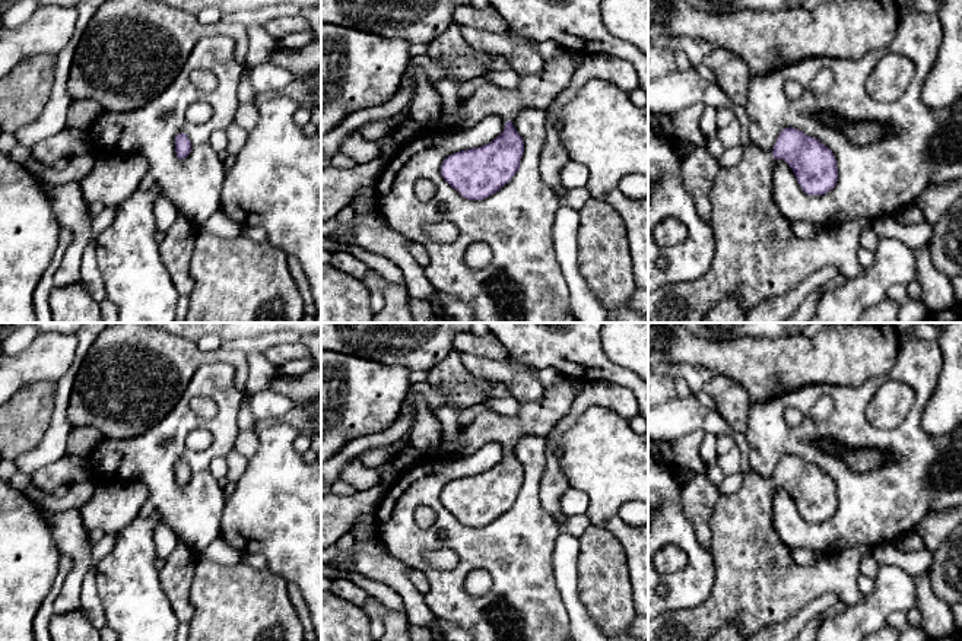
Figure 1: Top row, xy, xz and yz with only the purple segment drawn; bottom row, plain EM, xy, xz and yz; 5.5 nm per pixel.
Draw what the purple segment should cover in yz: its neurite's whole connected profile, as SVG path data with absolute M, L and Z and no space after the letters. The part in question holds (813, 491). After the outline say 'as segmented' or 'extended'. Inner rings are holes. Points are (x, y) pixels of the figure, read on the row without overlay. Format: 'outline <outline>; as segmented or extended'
outline M784 456L772 479L752 470L746 473L739 491L720 496L709 517L714 562L711 594L696 607L666 610L650 619L648 641L707 641L727 623L733 623L744 637L752 637L763 626L787 621L825 593L835 593L848 606L863 600L864 594L857 583L861 561L869 553L874 555L877 546L860 545L820 555L812 567L797 565L774 529L772 499L777 486L790 492L809 523L822 523L836 513L838 495L832 477L799 456Z; extended

